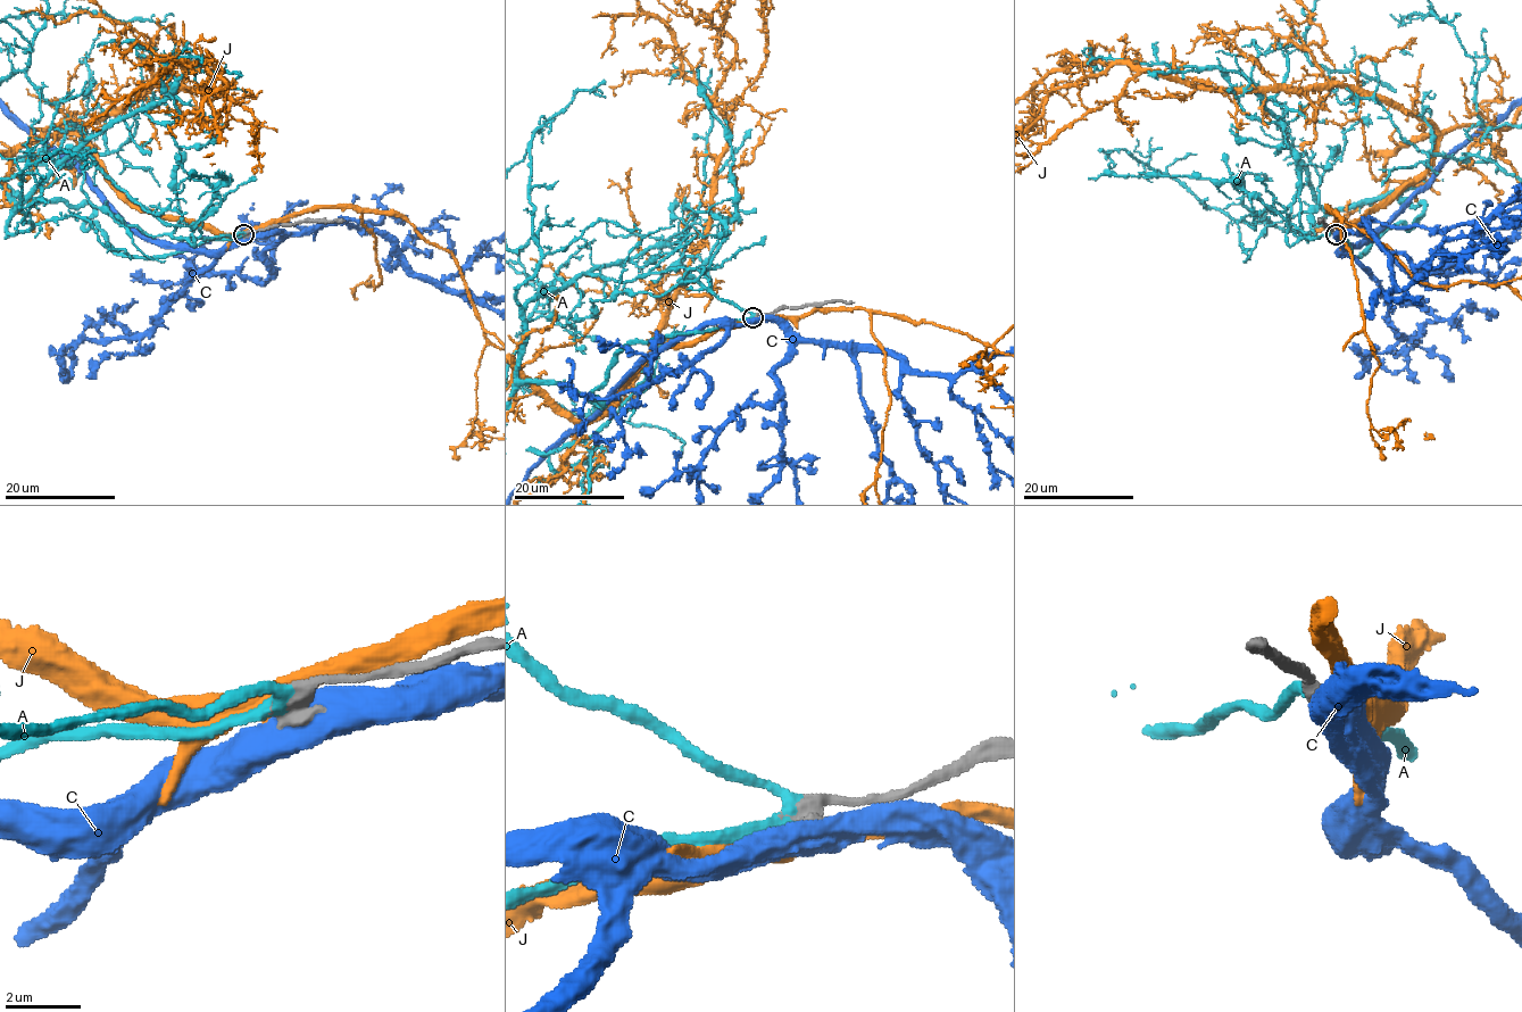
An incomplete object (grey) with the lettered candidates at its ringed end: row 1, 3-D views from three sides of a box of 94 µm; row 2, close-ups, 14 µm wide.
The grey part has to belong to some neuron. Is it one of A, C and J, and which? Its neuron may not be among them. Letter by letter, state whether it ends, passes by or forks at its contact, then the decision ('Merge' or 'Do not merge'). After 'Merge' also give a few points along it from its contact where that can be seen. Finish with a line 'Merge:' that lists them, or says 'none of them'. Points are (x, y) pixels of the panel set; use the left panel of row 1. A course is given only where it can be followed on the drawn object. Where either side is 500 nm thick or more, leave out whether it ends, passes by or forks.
A: Merge
C: Do not merge
J: Do not merge
Merge: A

